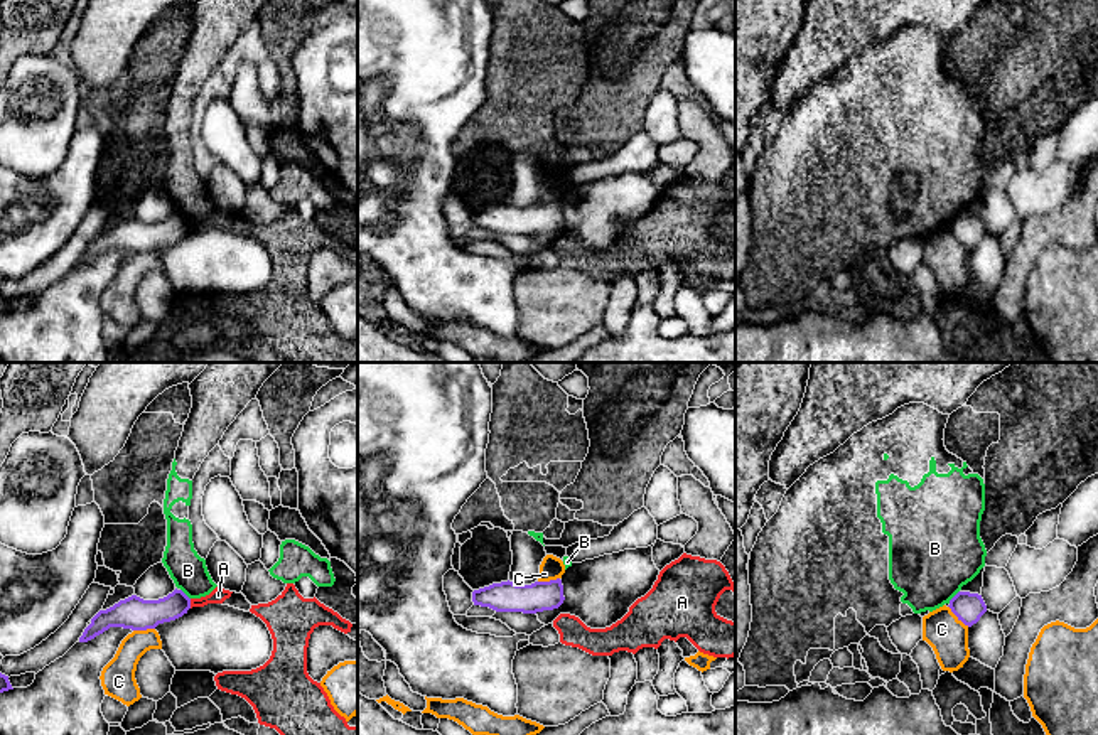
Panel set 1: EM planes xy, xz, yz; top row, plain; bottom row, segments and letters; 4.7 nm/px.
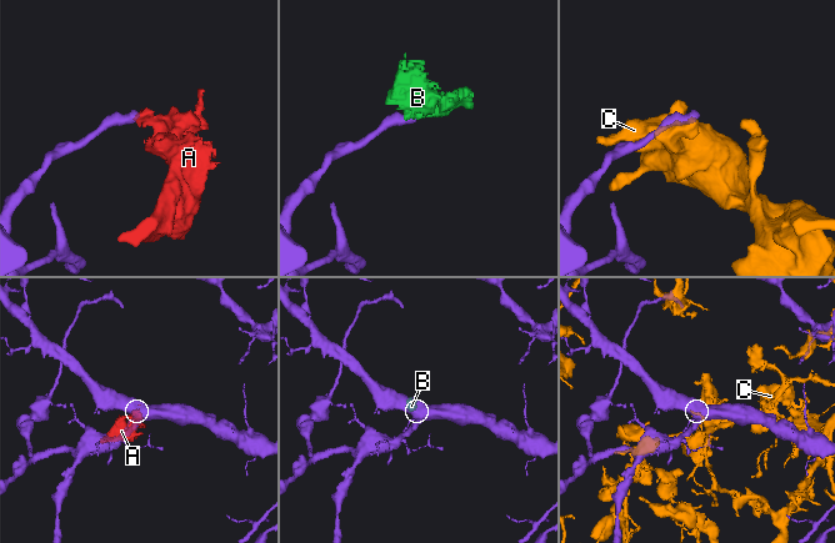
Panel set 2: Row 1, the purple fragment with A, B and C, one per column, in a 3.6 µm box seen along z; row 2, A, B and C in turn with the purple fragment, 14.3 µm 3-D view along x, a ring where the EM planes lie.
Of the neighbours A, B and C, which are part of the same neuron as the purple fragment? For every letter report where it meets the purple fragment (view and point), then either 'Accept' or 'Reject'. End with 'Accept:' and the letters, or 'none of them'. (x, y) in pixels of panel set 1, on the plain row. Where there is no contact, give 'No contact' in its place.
A: Touches purple at xy (189, 226). Reject
B: Touches purple at yz (953, 219). Reject
C: Touches purple at yz (958, 240). Reject
Accept: none of them

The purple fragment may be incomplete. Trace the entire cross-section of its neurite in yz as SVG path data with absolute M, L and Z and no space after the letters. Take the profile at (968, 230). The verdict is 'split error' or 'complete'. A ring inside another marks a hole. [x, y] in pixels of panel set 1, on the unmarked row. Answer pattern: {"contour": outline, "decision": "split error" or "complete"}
{"contour": "M958 214L950 228L951 234L961 243L965 248L972 249L980 243L980 239L987 234L987 228L978 216Z", "decision": "complete"}

